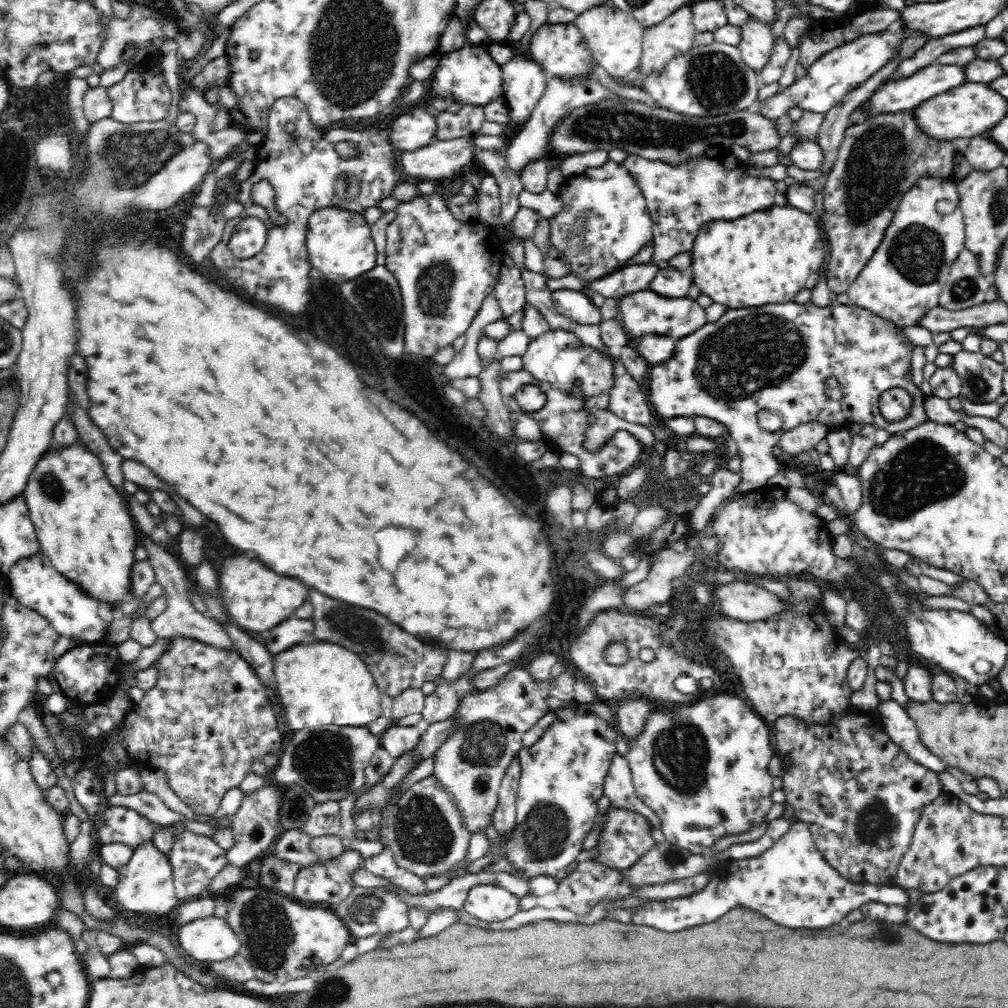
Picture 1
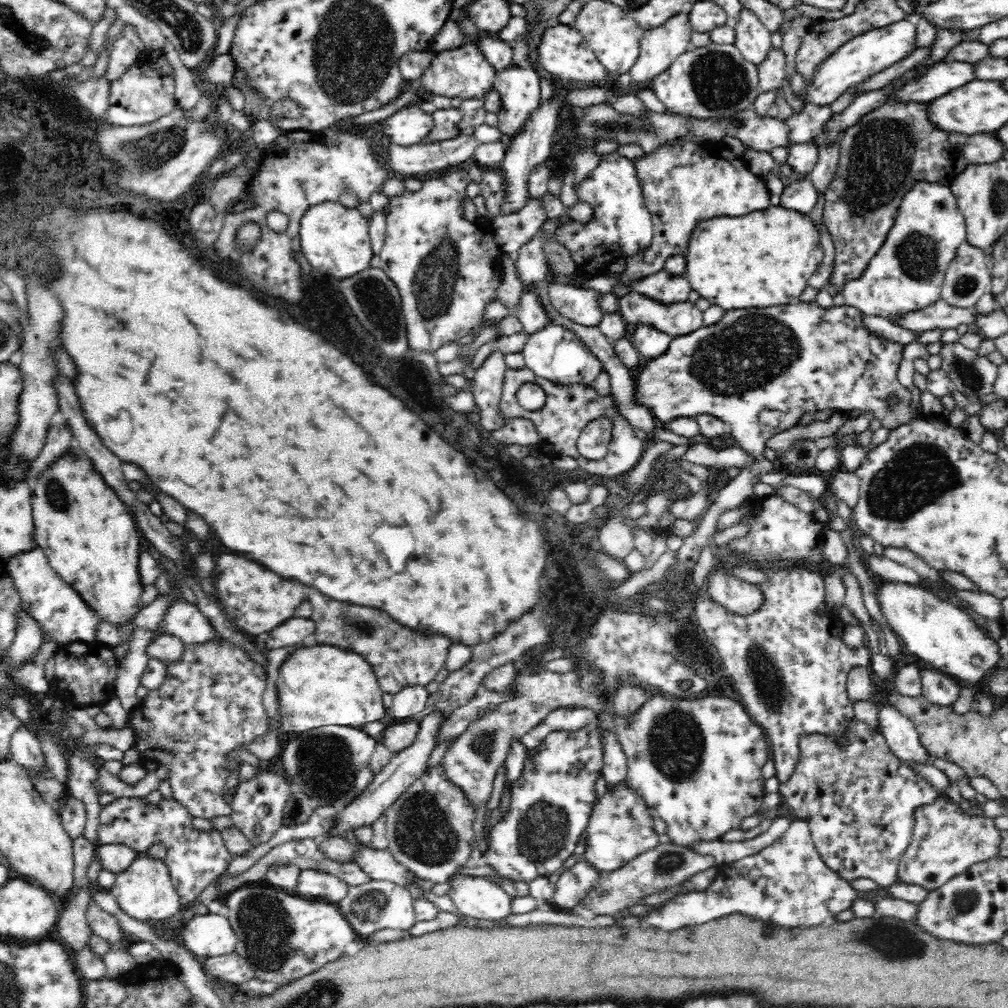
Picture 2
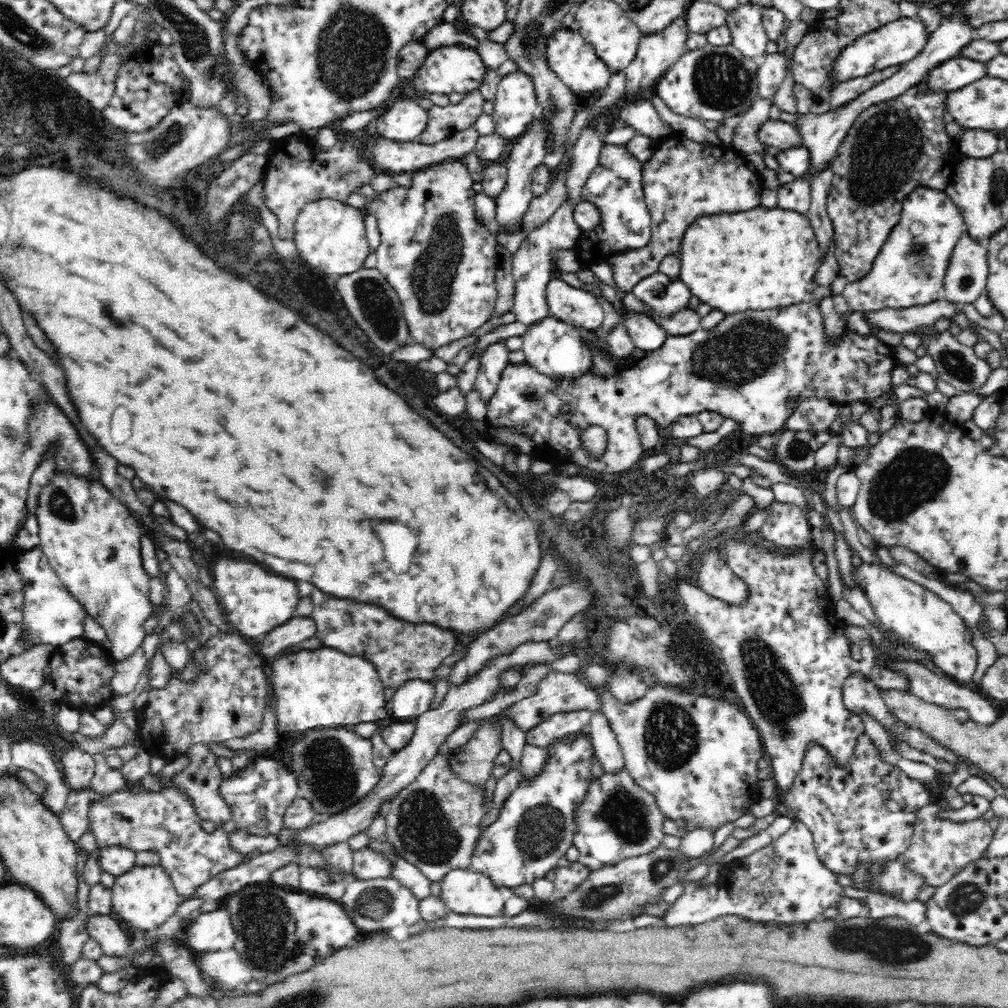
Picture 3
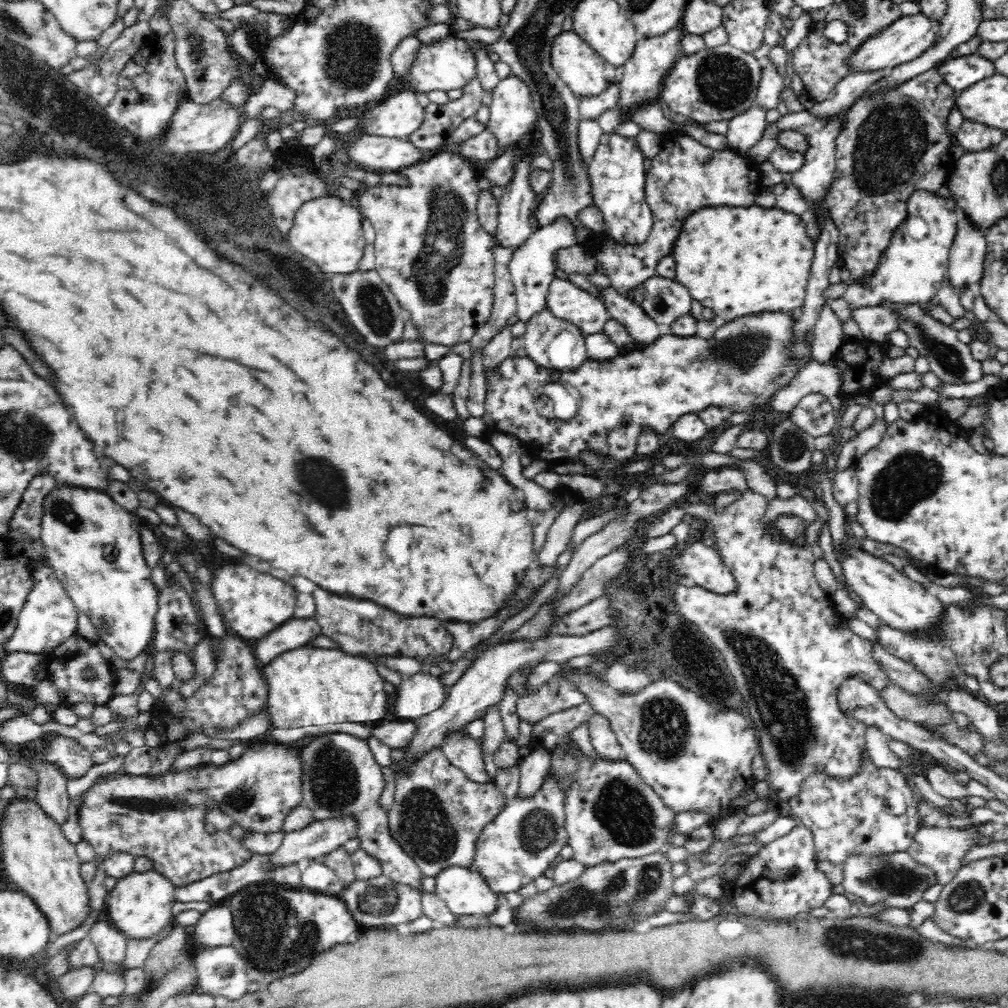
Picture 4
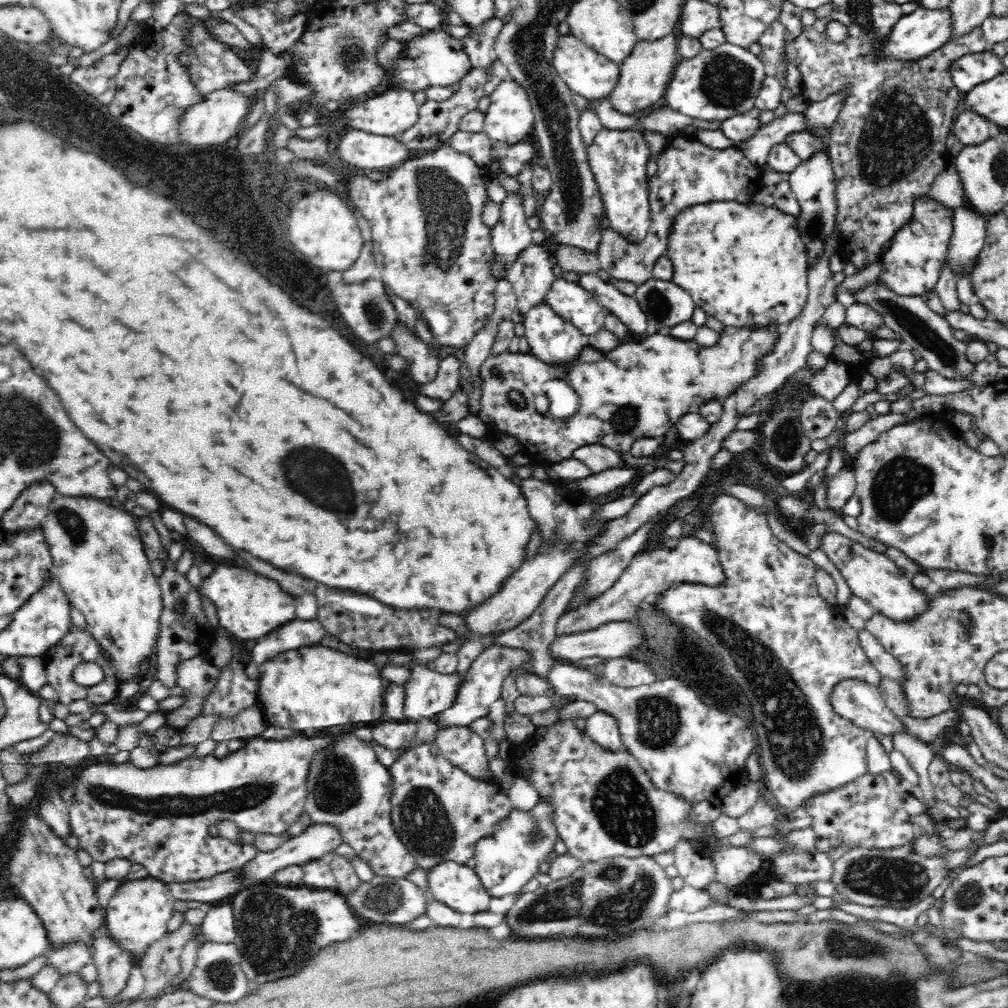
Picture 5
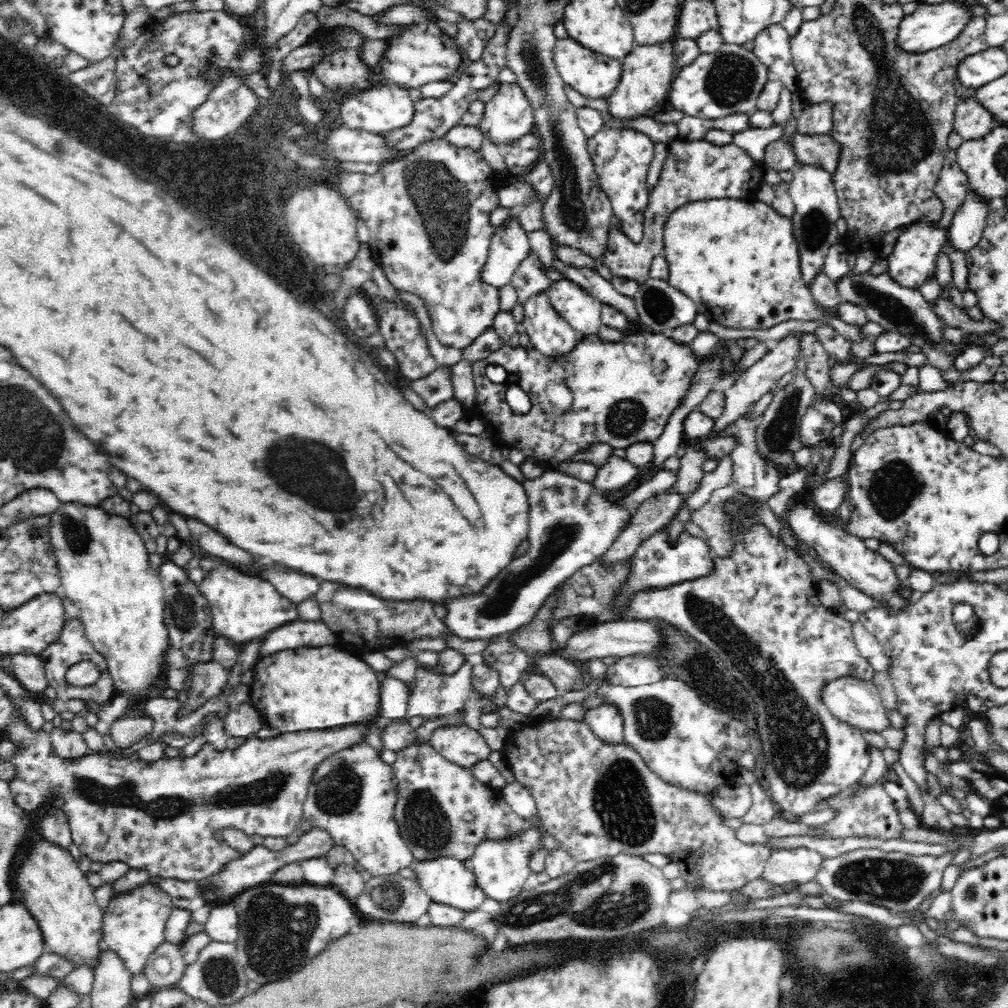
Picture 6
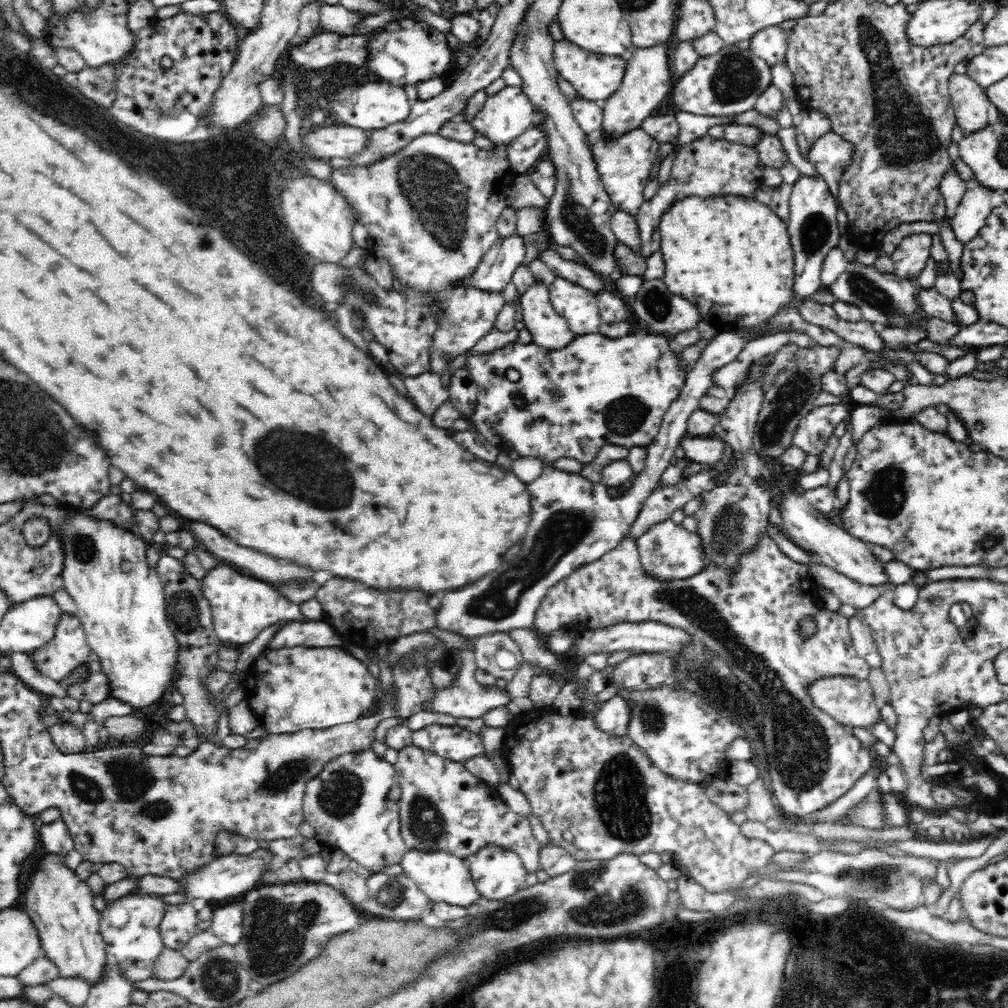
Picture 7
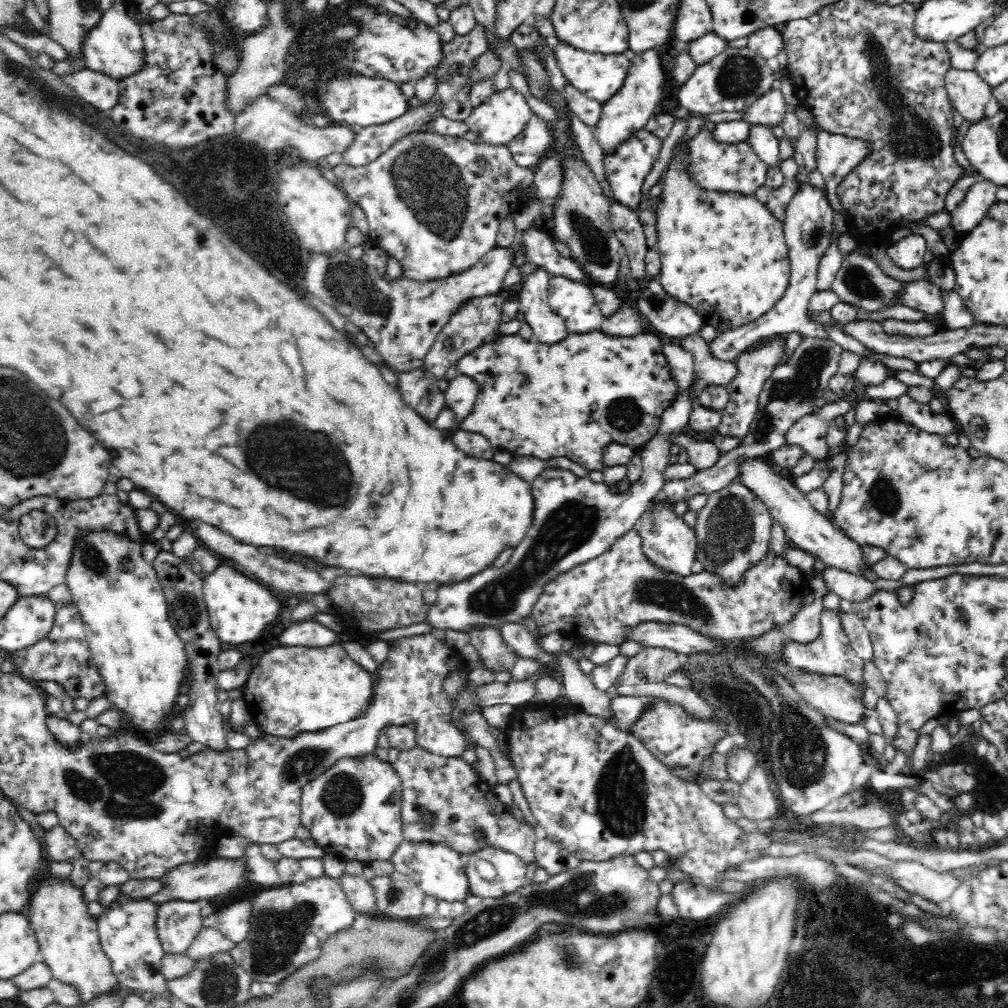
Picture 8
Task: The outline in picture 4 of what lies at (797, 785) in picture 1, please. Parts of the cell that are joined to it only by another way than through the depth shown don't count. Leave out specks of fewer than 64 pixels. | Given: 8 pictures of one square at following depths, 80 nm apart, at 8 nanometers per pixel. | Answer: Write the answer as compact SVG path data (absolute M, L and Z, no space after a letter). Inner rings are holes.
M864 752L864 764L858 774L846 780L827 780L821 774L810 776L802 784L800 796L790 802L793 816L798 816L800 822L813 832L815 855L817 858L830 860L836 865L854 853L888 854L896 851L906 851L919 831L921 821L918 813L918 797L908 785L906 771L890 768L876 768Z

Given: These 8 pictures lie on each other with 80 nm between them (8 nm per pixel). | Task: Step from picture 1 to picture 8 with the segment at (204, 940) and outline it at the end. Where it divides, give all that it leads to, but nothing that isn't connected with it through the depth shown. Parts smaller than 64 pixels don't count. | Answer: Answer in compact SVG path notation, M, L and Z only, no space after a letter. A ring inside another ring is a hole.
M242 900L232 903L220 910L215 928L218 928L224 936L235 943L244 942L252 928L252 900Z

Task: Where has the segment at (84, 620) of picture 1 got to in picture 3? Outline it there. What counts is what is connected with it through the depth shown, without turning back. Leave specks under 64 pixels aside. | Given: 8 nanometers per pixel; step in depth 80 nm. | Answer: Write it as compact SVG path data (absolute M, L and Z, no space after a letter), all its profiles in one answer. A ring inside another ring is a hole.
M30 550L20 558L19 572L25 583L19 649L32 649L46 645L58 648L73 638L83 637L85 610L66 591L43 552Z

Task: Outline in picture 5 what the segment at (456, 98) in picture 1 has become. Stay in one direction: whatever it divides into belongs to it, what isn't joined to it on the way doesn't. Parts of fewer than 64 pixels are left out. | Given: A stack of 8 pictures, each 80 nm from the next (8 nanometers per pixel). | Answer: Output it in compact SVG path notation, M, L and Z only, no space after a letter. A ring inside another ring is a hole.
M444 28L426 29L426 32L421 32L420 36L408 38L408 40L404 40L403 42L404 48L397 54L392 68L387 69L387 74L392 80L393 85L405 88L405 90L411 91L412 93L418 90L424 90L427 86L448 86L459 83L464 78L465 73L472 68L470 59L464 53L464 48L460 40L447 34Z

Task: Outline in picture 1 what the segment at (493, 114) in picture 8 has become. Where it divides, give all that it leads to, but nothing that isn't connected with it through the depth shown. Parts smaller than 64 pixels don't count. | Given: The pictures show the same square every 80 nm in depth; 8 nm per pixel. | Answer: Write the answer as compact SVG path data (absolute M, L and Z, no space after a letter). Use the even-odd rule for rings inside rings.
M515 56L515 58L501 67L503 74L503 83L501 92L504 93L505 107L509 111L509 122L514 126L524 124L538 105L540 98L544 95L549 76L530 56Z

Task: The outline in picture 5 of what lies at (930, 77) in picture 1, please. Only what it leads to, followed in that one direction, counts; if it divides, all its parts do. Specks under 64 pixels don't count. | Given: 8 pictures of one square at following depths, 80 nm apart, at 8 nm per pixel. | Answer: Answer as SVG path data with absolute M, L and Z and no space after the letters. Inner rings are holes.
M989 50L968 54L956 60L955 67L951 69L951 76L958 90L968 92L974 86L993 80L1006 72L1003 58Z

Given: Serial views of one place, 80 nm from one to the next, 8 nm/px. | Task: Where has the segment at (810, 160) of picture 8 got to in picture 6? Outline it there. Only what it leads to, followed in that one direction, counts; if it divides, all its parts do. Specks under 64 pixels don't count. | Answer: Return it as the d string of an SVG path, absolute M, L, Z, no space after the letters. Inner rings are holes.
M809 105L797 113L797 133L802 136L827 135L832 128L832 105Z

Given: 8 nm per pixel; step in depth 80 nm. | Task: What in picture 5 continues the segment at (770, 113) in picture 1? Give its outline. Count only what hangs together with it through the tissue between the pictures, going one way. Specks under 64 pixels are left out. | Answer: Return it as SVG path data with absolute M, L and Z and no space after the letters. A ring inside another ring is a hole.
M919 6L912 14L904 15L895 24L890 41L884 48L884 56L897 60L914 60L939 50L947 44L955 32L954 17L950 7L926 8Z

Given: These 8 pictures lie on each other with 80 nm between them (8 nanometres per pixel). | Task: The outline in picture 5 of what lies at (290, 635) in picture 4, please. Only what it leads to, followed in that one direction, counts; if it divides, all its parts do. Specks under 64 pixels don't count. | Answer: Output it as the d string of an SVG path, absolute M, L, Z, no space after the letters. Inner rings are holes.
M292 620L284 626L279 626L270 632L268 636L259 638L256 646L250 652L250 661L245 668L246 674L251 680L260 678L260 664L266 660L280 655L280 652L320 644L326 638L326 628L318 620Z

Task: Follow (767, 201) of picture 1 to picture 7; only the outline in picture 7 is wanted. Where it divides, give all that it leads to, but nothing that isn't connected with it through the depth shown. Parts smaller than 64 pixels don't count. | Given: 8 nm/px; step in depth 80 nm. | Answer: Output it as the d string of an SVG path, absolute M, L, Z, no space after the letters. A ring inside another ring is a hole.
M703 134L700 138L693 140L678 150L674 158L670 180L662 188L658 189L655 195L645 200L639 208L637 223L640 227L642 237L642 248L638 252L628 250L618 241L616 246L616 260L618 260L617 271L623 275L644 275L646 270L646 258L649 254L659 250L661 236L658 230L662 213L668 205L681 196L698 195L701 197L713 197L714 195L740 195L752 197L756 188L763 185L763 174L765 164L760 160L757 150L748 145L730 142L726 139L716 139L710 134Z

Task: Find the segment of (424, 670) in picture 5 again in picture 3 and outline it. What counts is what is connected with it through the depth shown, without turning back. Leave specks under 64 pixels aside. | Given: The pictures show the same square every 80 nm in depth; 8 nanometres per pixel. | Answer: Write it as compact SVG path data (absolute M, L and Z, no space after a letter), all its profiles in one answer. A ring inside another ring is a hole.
M408 679L400 685L388 704L390 715L399 720L414 720L428 712L436 700L436 686L429 680Z

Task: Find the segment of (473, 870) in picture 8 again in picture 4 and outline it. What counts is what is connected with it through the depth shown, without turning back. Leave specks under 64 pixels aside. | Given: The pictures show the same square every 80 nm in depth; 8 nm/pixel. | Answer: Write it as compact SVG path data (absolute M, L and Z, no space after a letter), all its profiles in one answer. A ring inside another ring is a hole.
M547 776L532 799L512 798L509 806L484 828L475 843L472 867L482 875L494 894L503 897L524 888L554 864L554 859L567 844L563 830L563 786L557 778Z

